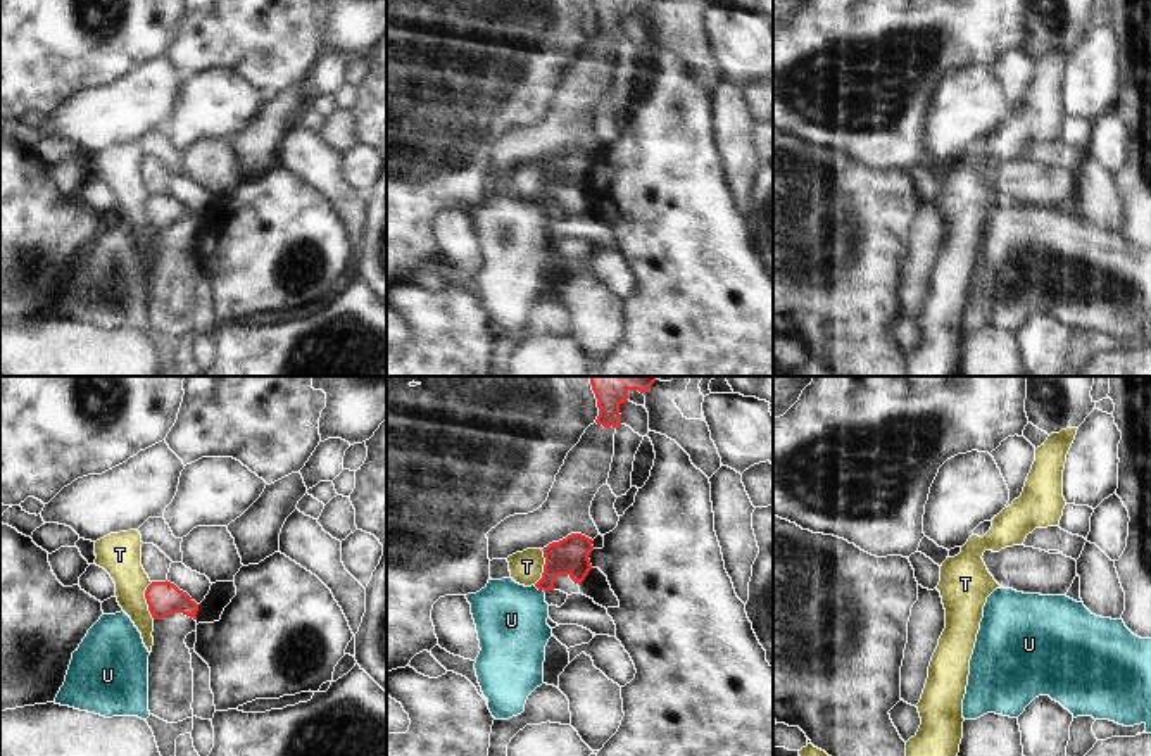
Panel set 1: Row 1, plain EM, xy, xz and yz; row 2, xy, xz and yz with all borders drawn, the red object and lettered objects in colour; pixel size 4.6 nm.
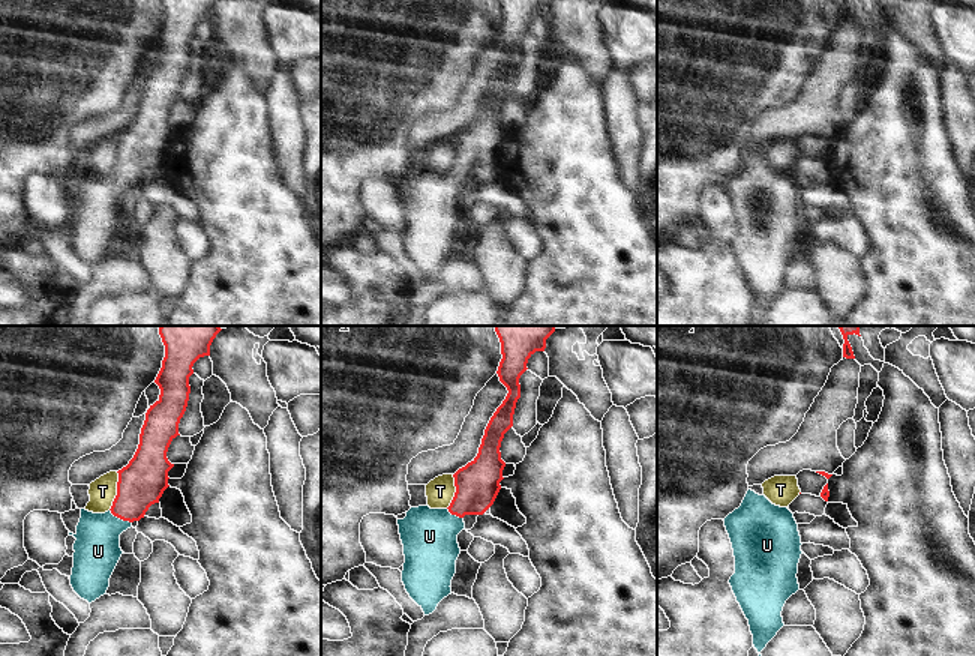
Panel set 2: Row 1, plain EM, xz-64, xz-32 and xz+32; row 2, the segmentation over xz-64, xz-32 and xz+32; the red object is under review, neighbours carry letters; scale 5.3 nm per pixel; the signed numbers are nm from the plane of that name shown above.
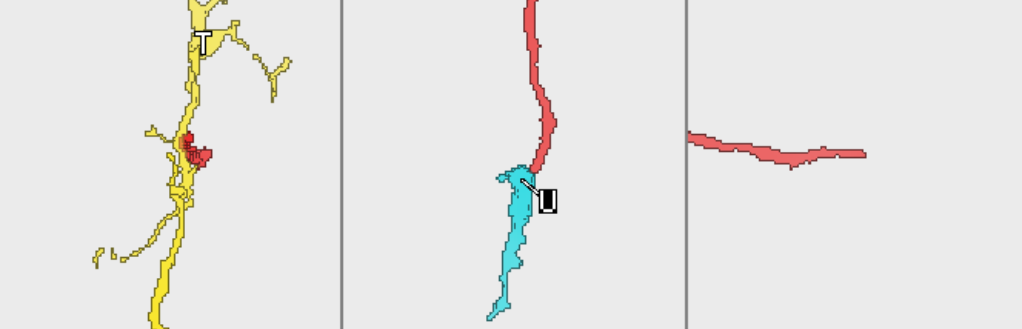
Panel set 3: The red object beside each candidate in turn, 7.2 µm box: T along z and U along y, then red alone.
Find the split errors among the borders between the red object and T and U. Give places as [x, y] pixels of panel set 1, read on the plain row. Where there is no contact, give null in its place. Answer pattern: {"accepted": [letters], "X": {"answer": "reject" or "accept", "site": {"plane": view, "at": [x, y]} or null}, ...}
{"accepted": ["U"], "T": {"answer": "reject", "site": {"plane": "xy", "at": [147, 214]}}, "U": {"answer": "accept", "site": {"plane": "xz", "at": [539, 202]}}}

